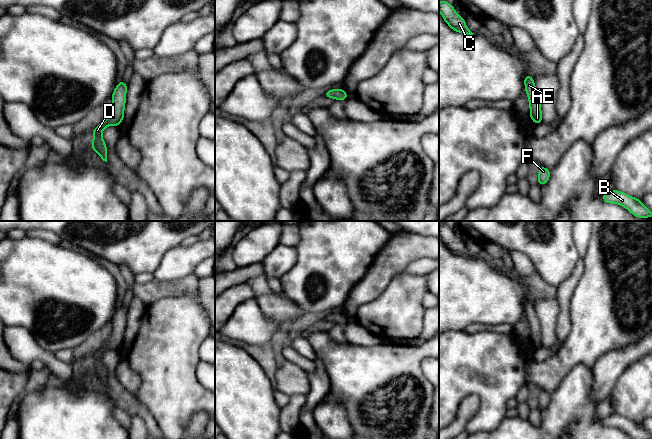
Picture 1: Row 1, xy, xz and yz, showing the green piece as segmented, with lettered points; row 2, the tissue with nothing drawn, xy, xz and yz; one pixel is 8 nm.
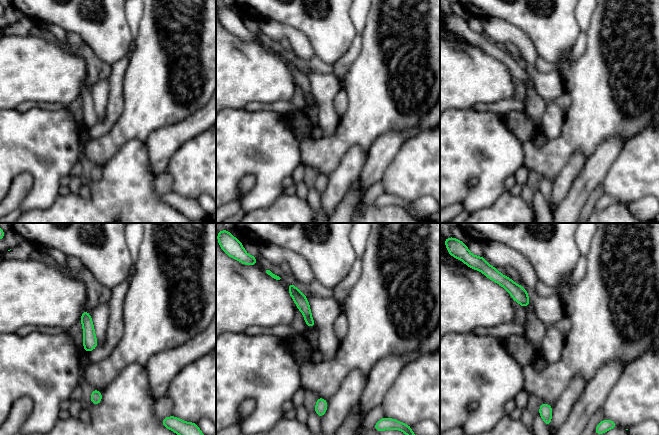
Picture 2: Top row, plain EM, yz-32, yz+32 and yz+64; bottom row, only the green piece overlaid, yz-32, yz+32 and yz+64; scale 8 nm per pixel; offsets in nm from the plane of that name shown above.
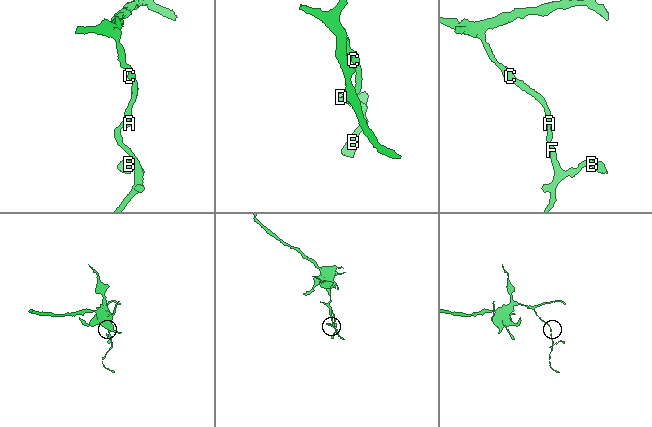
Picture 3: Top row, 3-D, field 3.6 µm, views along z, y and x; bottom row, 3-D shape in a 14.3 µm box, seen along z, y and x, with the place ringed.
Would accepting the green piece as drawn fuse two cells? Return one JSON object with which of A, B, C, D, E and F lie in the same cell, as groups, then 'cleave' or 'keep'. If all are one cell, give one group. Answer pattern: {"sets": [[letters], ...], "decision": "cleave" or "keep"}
{"sets": [["A", "B", "C", "D", "E", "F"]], "decision": "keep"}

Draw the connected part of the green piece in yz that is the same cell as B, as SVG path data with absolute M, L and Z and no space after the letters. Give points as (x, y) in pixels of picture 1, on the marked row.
M612 190L602 195L602 200L606 203L619 204L630 211L635 217L649 218L652 212L641 202L640 199L631 197L621 191Z

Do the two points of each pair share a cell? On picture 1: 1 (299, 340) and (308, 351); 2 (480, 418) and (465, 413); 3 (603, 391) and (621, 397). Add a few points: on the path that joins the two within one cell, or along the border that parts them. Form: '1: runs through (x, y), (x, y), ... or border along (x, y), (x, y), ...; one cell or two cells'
1: runs through (300, 343), (305, 348); one cell
2: border along (475, 394), (461, 402), (451, 422); two cells
3: border along (622, 373), (608, 396); two cells

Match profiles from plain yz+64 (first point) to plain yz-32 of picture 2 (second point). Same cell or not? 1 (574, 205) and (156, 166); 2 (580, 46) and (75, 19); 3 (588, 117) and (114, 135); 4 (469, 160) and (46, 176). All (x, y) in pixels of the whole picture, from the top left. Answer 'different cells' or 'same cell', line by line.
1: same cell
2: different cells
3: same cell
4: same cell

